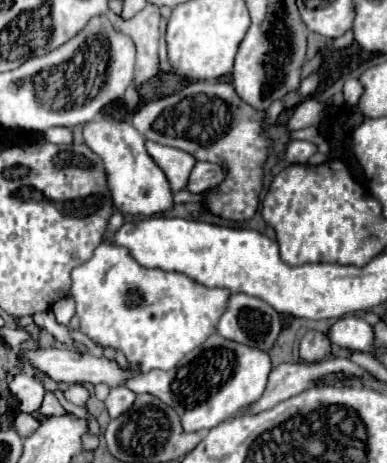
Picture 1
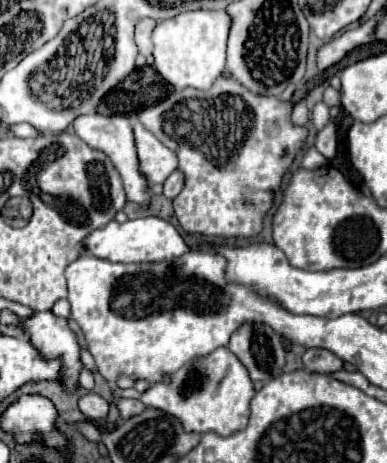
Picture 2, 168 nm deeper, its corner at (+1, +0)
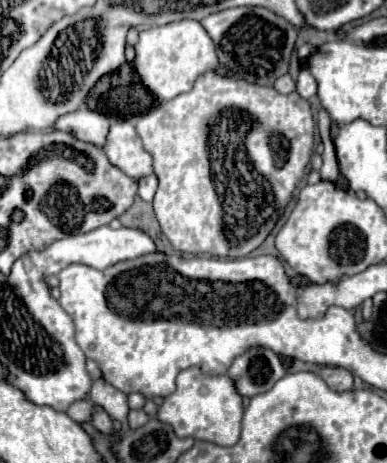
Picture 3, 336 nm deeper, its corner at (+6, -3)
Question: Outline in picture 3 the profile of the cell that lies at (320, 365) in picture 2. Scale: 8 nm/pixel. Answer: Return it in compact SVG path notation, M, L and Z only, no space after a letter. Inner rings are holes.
M322 368L320 378L330 388L334 388L334 392L348 392L348 390L352 390L352 384L354 384L352 372L346 368Z

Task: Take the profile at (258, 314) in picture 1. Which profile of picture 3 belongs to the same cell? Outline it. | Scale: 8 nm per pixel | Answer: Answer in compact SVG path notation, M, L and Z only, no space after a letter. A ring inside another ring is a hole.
M250 348L238 356L228 370L238 394L248 398L268 392L284 374L286 370L282 368L278 354L266 348Z

